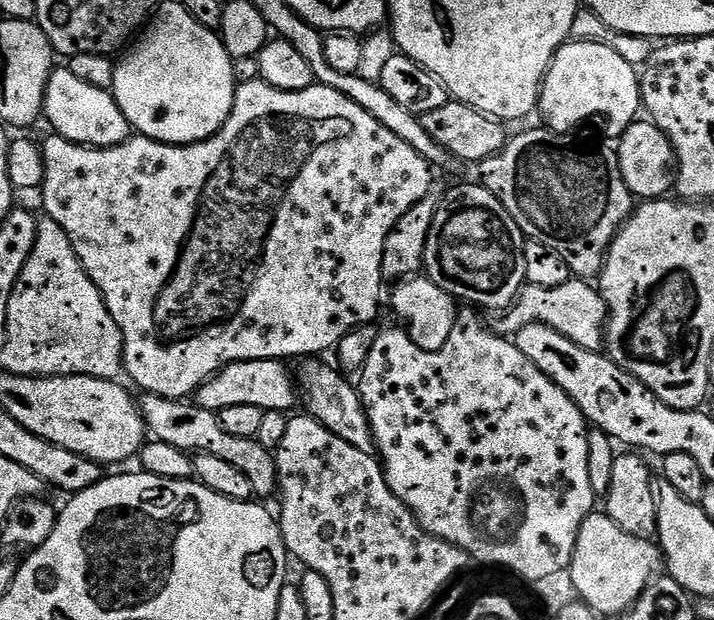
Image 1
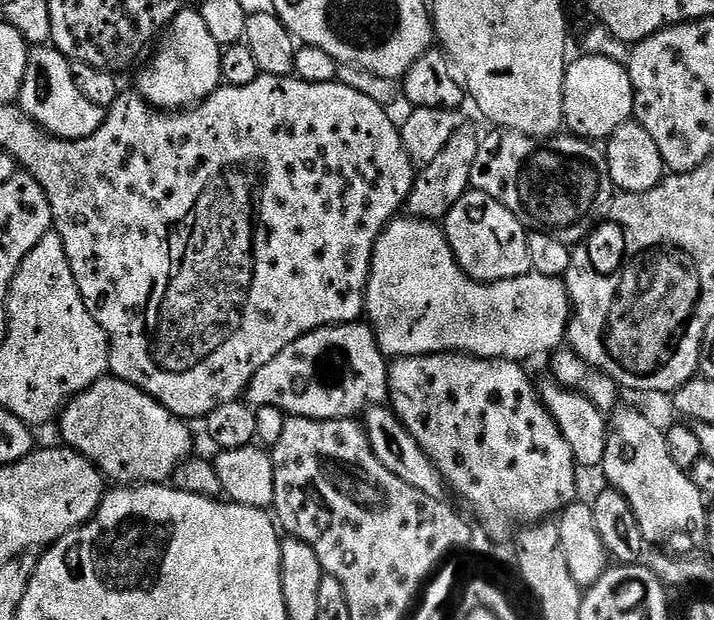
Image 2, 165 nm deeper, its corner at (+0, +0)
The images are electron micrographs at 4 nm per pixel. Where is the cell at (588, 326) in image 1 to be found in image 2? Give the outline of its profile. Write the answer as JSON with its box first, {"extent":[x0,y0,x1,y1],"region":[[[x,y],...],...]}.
{"extent":[366,219,574,362],"region":[[[400,219],[380,233],[366,293],[366,316],[385,356],[454,352],[481,360],[529,362],[565,343],[574,309],[561,277],[529,274],[482,284],[461,270],[443,227],[430,220]]]}

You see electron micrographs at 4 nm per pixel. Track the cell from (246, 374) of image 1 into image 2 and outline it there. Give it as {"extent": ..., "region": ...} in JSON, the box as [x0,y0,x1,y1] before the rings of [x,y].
{"extent":[247,323,389,420],"region":[[[367,323],[329,324],[327,328],[319,328],[307,332],[282,354],[278,354],[248,383],[247,403],[253,408],[274,406],[288,416],[305,416],[307,420],[347,420],[356,418],[365,410],[376,405],[383,405],[388,400],[389,357],[385,356],[376,340],[376,333]]]}

